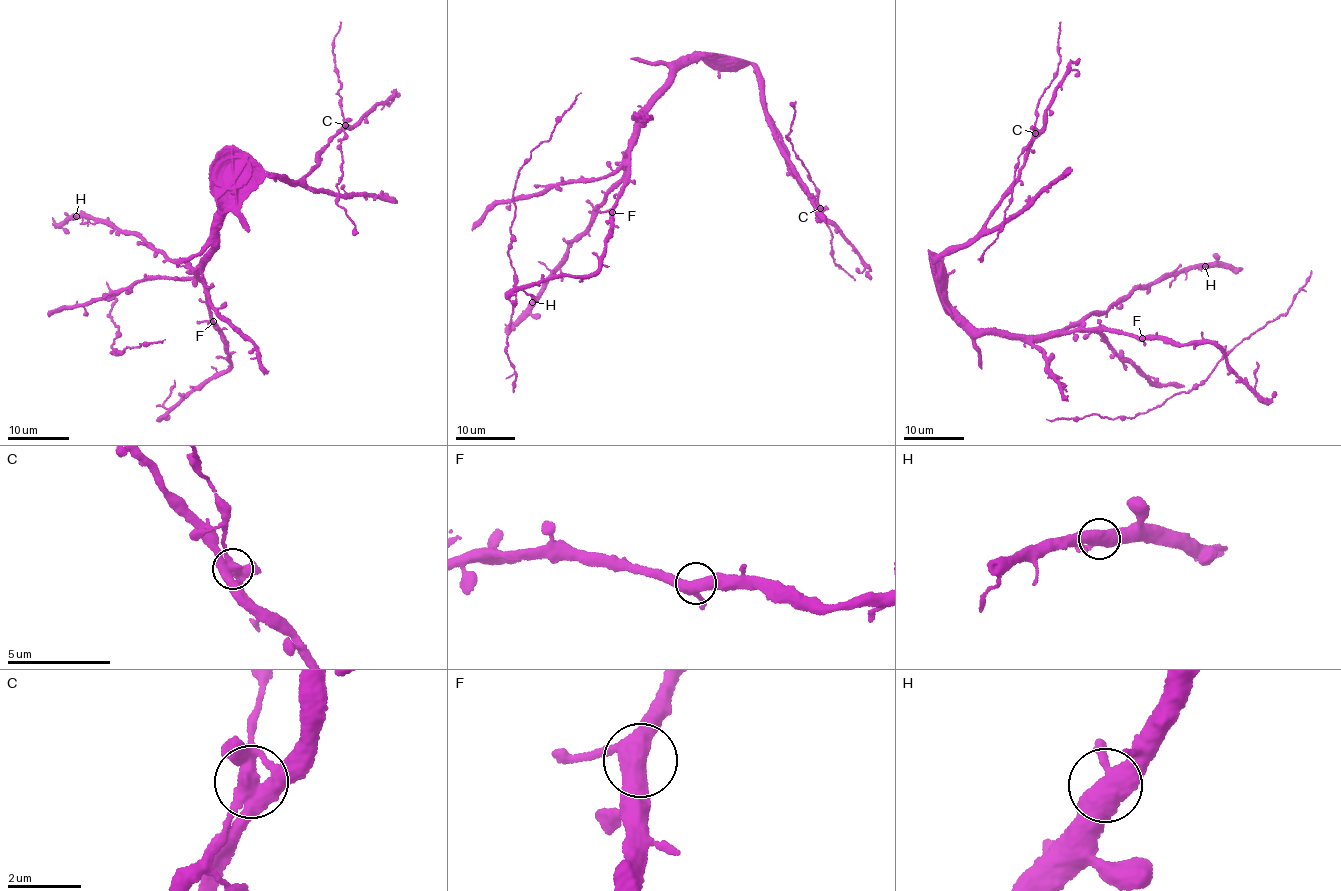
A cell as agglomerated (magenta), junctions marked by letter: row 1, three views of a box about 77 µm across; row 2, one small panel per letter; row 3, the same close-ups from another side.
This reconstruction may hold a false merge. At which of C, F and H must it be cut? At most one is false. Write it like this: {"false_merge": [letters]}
{"false_merge": []}

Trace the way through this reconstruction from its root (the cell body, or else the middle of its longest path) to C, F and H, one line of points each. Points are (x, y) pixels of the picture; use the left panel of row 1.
C: (201, 258), (239, 195), (268, 176), (291, 185), (317, 163), (320, 149), (344, 124)
F: (201, 258), (204, 264), (198, 275), (209, 292), (213, 321)
H: (201, 258), (204, 262), (200, 272), (183, 262), (175, 263), (132, 234), (124, 234), (105, 224), (76, 216)

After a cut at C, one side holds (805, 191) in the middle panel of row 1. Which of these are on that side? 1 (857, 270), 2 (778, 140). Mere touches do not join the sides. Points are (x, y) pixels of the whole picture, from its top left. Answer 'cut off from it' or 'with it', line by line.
1: with it
2: with it

